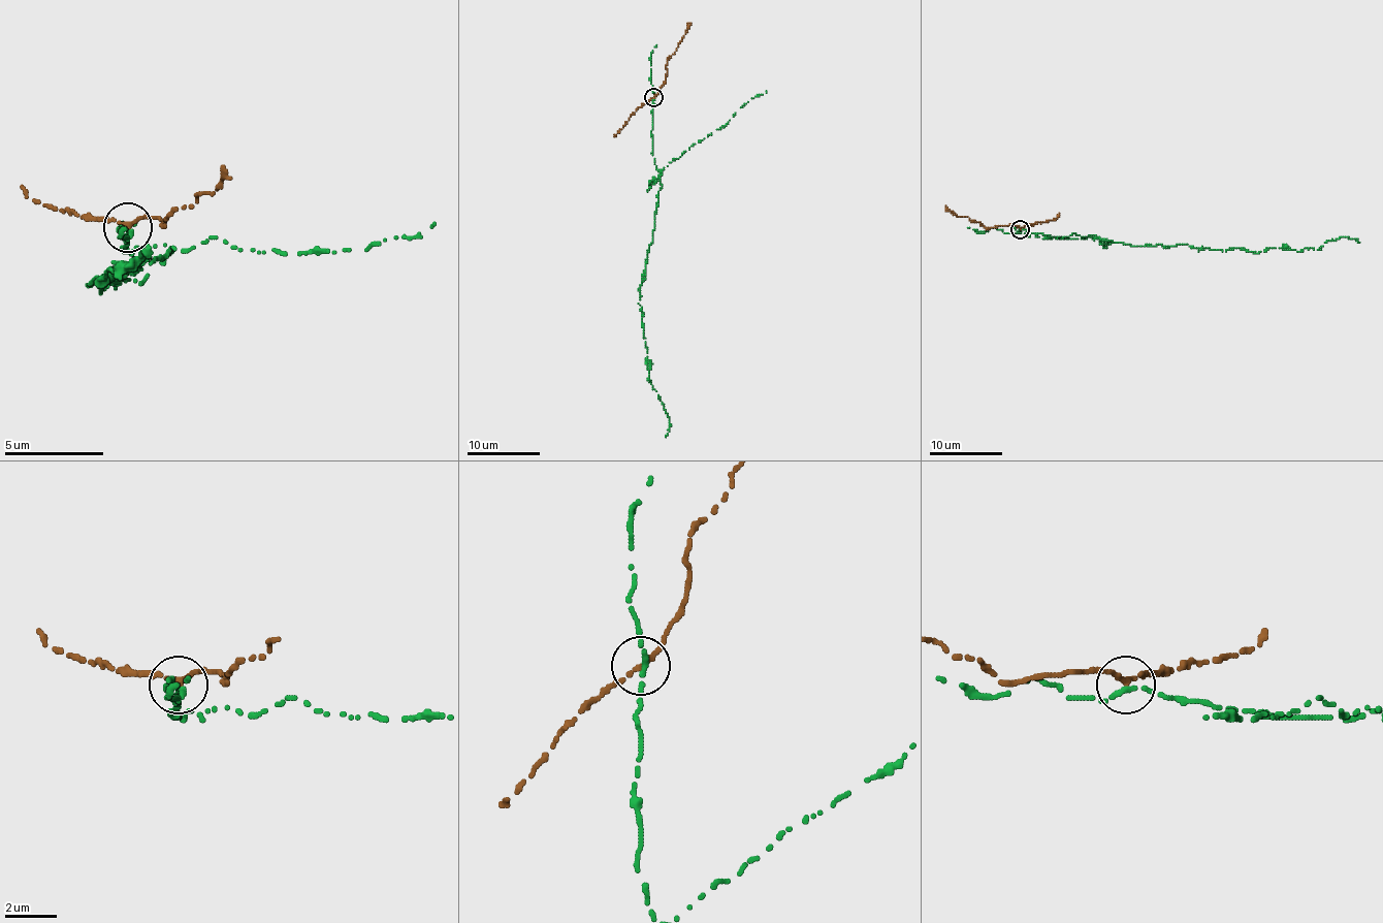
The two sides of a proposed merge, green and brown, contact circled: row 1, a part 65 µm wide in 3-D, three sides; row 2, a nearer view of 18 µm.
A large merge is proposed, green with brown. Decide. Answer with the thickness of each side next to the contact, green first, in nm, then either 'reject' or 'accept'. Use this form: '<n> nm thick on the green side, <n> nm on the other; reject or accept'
180 nm thick on the green side, 190 nm on the other; reject

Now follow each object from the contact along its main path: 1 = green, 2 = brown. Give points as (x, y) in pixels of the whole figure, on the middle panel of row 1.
1: (654, 98), (650, 136), (662, 188), (657, 191), (638, 303), (641, 307), (649, 378), (669, 418), (666, 437)
2: (652, 98), (666, 80), (667, 61), (689, 23)

